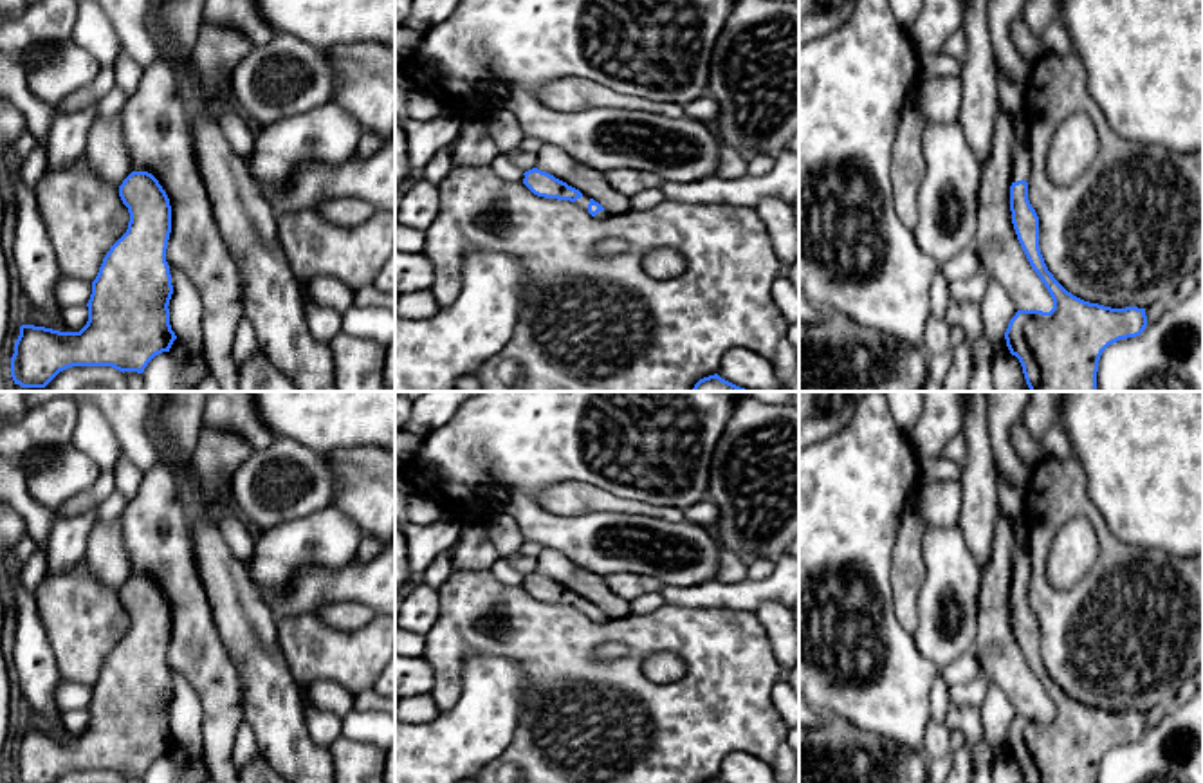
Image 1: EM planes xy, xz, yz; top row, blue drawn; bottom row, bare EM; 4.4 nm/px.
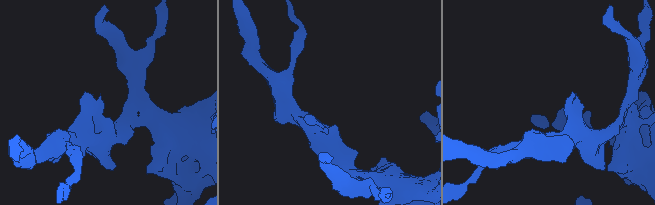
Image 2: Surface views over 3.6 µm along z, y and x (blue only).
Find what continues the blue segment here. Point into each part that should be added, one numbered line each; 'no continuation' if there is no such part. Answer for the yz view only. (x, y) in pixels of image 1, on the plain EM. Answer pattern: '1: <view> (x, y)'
1: yz (1021, 563)

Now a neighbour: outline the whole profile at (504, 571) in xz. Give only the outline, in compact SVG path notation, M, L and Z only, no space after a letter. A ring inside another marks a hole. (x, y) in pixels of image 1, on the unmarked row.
M503 556L503 557L498 557L496 563L492 565L492 574L498 581L512 586L518 579L523 579L525 576L521 576L512 561L510 561L512 556Z

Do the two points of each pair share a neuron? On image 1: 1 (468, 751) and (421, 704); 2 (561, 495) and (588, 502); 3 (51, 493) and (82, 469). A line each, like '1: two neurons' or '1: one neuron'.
1: two neurons
2: one neuron
3: one neuron

